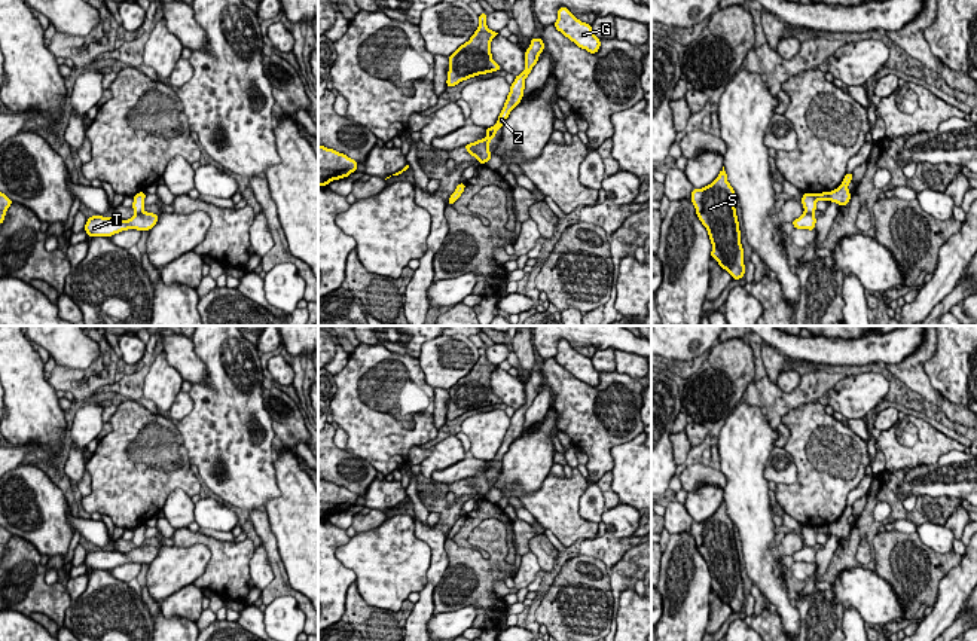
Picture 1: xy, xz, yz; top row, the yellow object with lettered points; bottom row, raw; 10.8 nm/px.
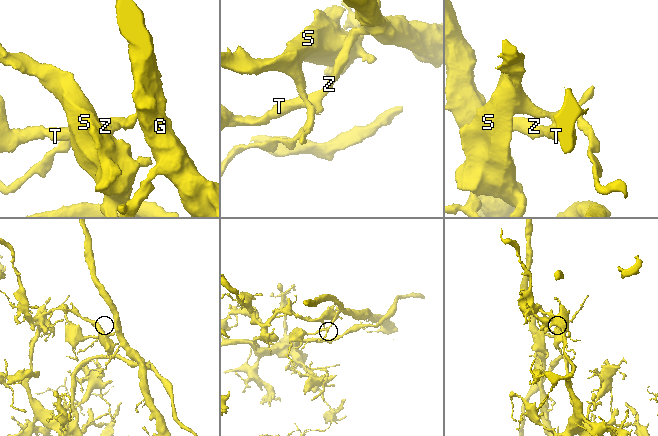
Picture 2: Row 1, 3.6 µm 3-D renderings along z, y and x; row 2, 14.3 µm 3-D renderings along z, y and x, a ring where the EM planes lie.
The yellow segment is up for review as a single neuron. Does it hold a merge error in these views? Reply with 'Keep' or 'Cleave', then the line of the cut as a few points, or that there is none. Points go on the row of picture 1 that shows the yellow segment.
Cleave. Split along yz (805, 210), (812, 214)

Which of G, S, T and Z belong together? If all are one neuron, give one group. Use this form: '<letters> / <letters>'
G T Z / S

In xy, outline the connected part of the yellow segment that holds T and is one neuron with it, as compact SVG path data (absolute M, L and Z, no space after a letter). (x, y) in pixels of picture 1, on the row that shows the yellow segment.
M140 213L132 216L128 220L120 220L115 217L92 216L86 220L85 232L88 236L113 236L122 231L137 229L137 231L150 231L159 216L153 213Z

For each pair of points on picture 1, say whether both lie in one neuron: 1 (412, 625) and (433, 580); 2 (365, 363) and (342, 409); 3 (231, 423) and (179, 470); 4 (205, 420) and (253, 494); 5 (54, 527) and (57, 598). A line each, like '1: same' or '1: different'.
1: same
2: same
3: different
4: same
5: different

